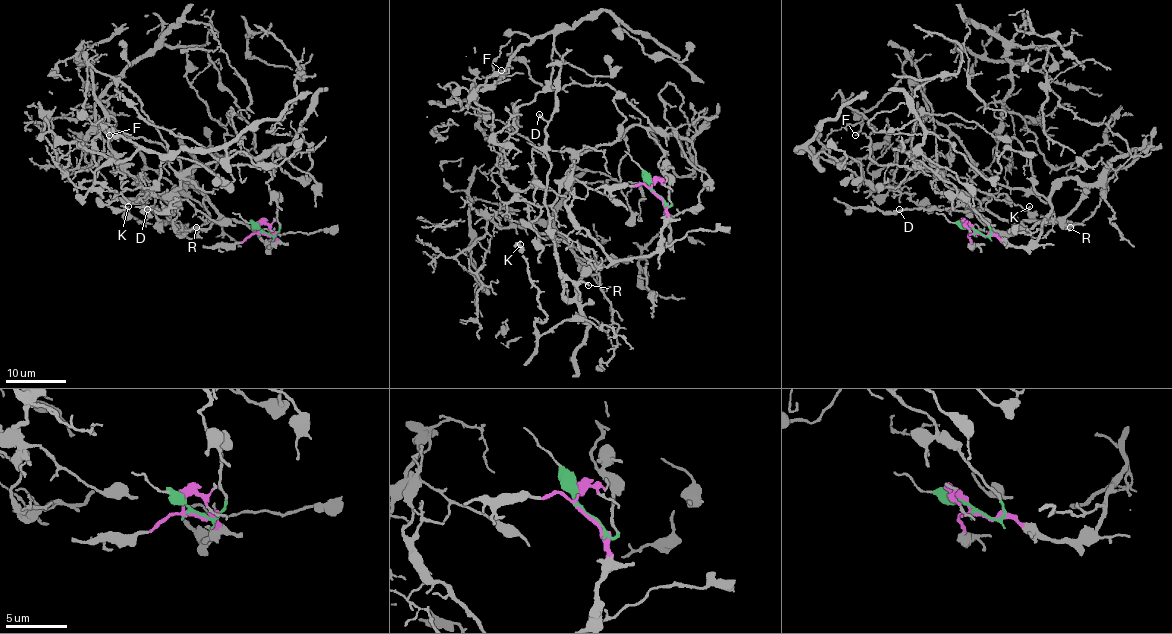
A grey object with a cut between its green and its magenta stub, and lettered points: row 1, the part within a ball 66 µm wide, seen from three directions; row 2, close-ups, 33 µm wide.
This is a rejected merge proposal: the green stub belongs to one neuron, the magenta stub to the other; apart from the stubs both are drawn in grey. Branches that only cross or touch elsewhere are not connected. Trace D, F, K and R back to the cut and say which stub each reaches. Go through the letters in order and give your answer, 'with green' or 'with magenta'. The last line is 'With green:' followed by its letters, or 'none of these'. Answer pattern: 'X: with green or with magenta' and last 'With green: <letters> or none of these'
D: with magenta
F: with green
K: with magenta
R: with magenta
With green: F

